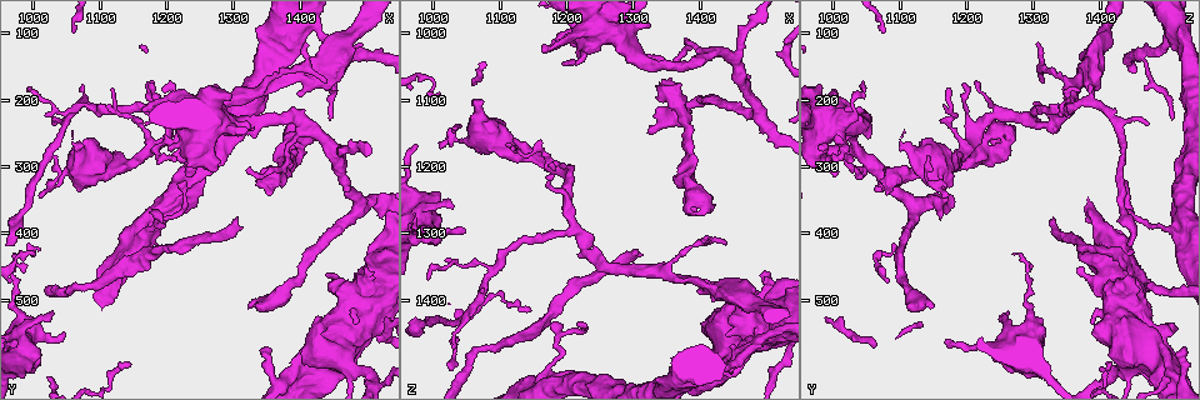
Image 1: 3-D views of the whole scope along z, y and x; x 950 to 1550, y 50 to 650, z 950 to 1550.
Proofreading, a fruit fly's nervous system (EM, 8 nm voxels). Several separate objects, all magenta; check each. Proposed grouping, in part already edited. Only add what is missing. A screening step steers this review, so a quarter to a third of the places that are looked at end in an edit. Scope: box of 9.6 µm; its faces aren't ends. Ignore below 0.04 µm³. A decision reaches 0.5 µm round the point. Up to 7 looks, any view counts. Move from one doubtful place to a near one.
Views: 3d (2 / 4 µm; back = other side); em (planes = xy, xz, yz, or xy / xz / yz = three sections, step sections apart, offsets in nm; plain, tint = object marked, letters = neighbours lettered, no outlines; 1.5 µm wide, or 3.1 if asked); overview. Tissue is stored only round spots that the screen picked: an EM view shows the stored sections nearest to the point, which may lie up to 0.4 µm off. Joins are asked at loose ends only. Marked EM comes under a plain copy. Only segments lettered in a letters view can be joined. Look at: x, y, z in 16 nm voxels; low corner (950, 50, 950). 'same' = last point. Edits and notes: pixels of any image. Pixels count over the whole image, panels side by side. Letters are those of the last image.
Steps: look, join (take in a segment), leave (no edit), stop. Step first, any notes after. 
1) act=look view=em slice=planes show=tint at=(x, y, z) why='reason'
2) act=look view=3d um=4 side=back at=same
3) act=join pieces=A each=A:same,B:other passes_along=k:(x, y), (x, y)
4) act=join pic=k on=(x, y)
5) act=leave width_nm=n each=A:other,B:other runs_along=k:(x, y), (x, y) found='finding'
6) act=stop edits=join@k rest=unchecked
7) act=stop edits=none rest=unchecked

act=look view=3d um=2 at=(1305, 380, 1335) why='long arm stops here'

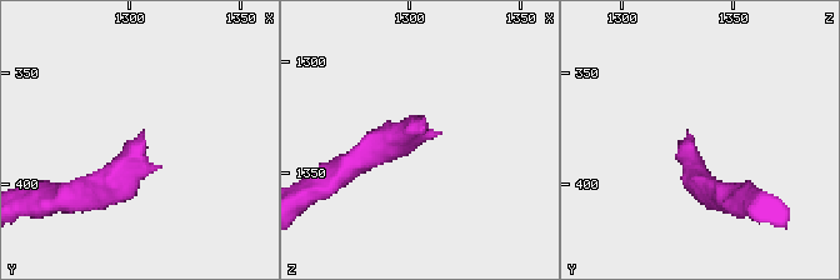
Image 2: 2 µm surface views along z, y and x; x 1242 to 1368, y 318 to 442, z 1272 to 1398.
act=look view=em slice=planes show=tint at=(1305, 379, 1333)

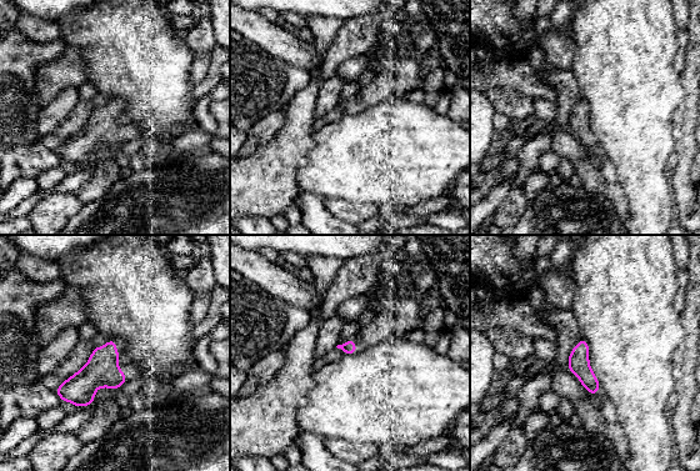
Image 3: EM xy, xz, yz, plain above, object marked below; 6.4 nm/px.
act=look view=em slice=planes show=letters at=same

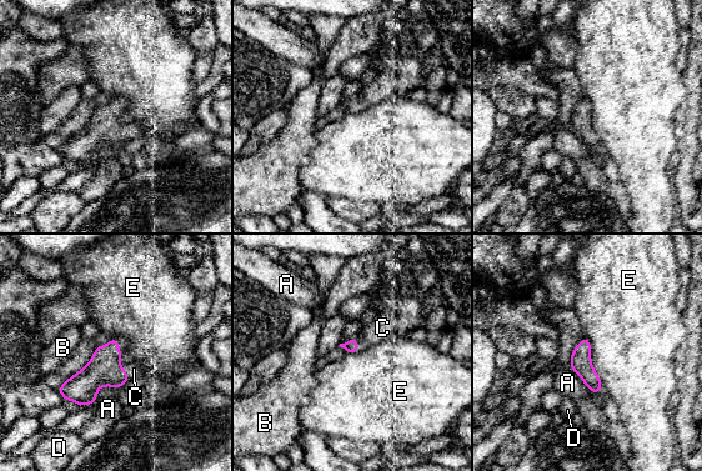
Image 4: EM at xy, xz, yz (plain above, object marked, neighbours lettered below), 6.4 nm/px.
act=join pieces=C each=A:other,B:other,C:same,D:other,E:other passes_along=4:(104, 369), (123, 370), (134, 369) found='it goes on there'

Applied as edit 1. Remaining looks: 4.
act=look view=em slice=planes show=tint at=(1335, 90, 1520) why='thick end'

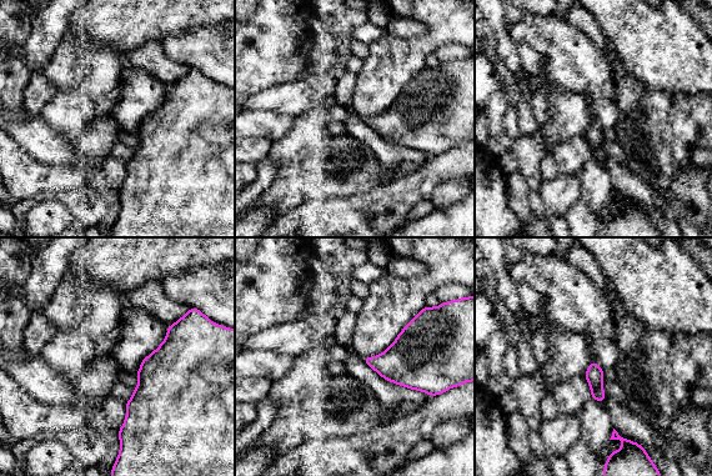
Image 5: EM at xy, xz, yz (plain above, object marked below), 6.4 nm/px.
act=look view=em slice=planes show=letters at=same

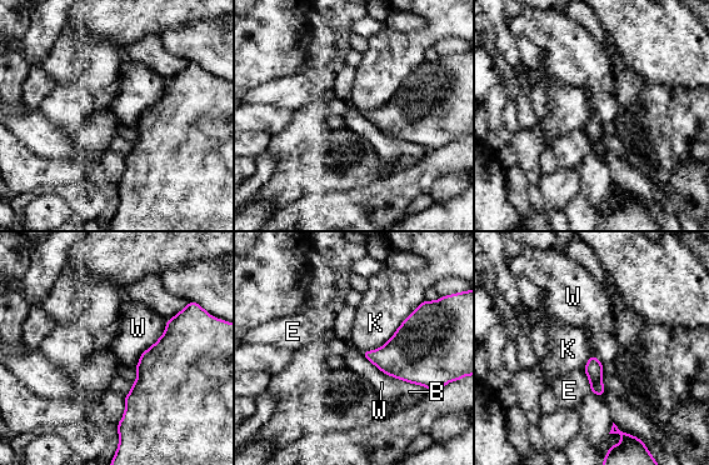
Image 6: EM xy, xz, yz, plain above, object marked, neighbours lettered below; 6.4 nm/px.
act=leave each=B:other,E:other,K:other,W:other found='no lettered segment goes on from it'

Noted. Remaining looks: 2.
act=look view=em slice=planes show=letters at=(990, 180, 1370) why='tapers out'

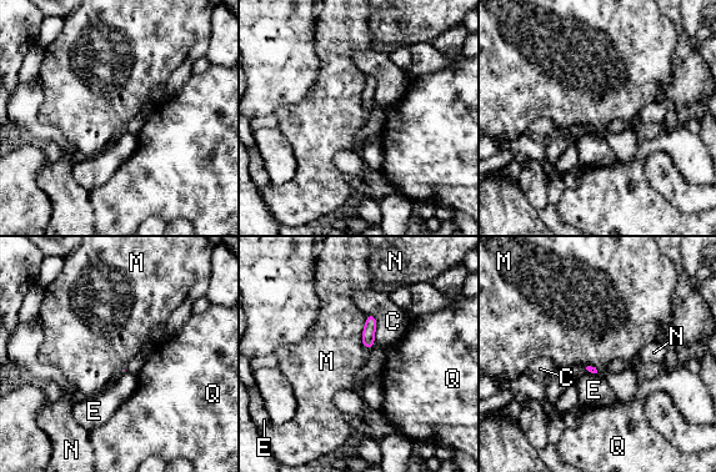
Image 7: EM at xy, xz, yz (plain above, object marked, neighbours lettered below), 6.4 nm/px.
act=leave each=C:other,E:other,M:other,N:other,Q:other border=7:(367, 315), (362, 331), (366, 349) found='no lettered segment goes on from it'

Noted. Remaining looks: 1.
act=stop edits=join@4 rest=unchecked

